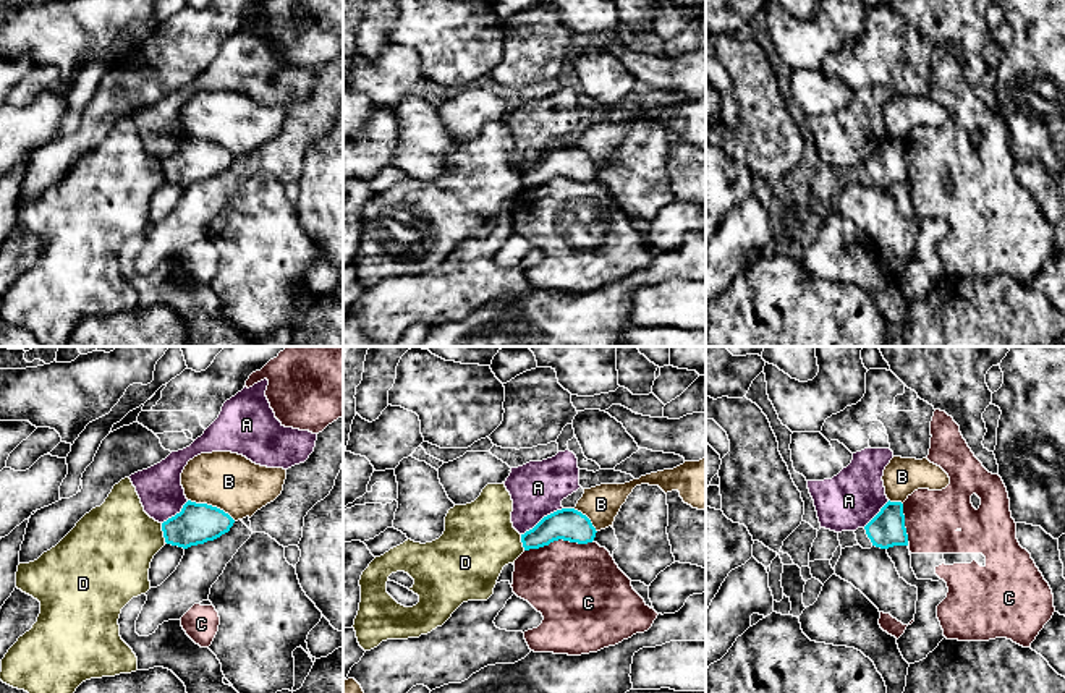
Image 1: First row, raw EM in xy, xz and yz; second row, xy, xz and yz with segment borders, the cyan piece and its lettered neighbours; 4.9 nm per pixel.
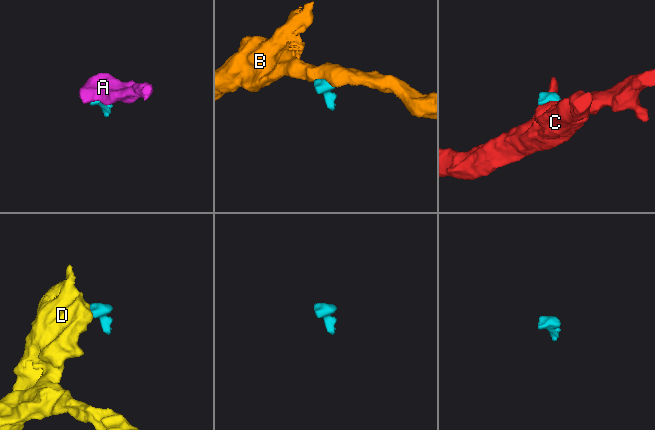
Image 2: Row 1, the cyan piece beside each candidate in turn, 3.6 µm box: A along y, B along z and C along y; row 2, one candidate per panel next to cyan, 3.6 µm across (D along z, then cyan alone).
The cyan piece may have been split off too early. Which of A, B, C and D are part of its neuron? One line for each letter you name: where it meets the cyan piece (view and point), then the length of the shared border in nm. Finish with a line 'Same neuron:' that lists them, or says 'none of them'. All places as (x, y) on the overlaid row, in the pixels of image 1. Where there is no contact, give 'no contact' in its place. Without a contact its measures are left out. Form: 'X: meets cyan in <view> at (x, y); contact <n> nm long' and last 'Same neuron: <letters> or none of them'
Same neuron: none of them

